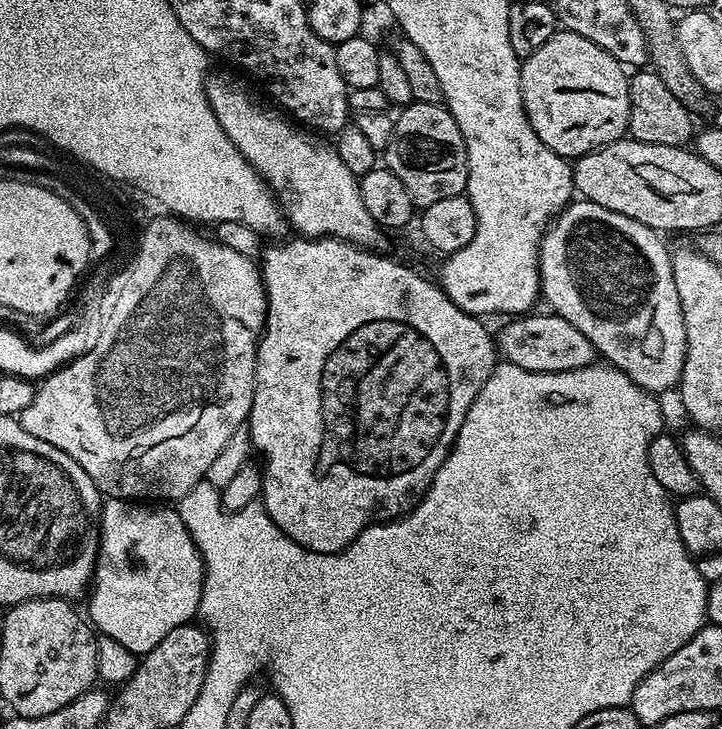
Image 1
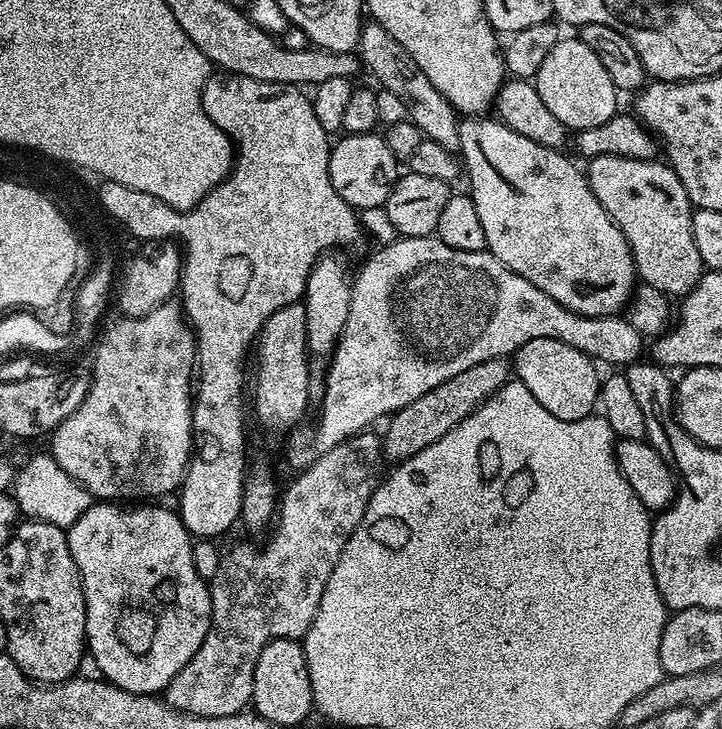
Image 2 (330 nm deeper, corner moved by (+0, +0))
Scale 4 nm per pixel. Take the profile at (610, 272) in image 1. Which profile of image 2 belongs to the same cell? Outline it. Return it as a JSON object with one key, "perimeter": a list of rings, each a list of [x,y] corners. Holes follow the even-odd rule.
{"perimeter":[[[472,114],[461,119],[458,152],[462,157],[462,168],[466,173],[466,180],[468,176],[468,184],[472,187],[470,195],[474,206],[478,209],[478,219],[482,221],[482,230],[486,233],[487,251],[492,252],[494,258],[498,258],[498,262],[502,262],[510,270],[514,270],[514,274],[526,278],[526,282],[534,282],[534,286],[538,286],[538,290],[546,290],[546,294],[550,294],[550,298],[554,298],[554,302],[583,316],[614,316],[627,305],[628,301],[632,299],[632,290],[638,283],[632,247],[626,242],[622,230],[610,218],[610,214],[604,209],[602,202],[598,202],[594,190],[588,184],[587,175],[581,169],[580,172],[576,169],[576,164],[570,157],[564,156],[568,154],[555,148],[547,148],[526,138],[526,134],[515,132],[510,126],[506,126],[501,120],[488,114]]]}

